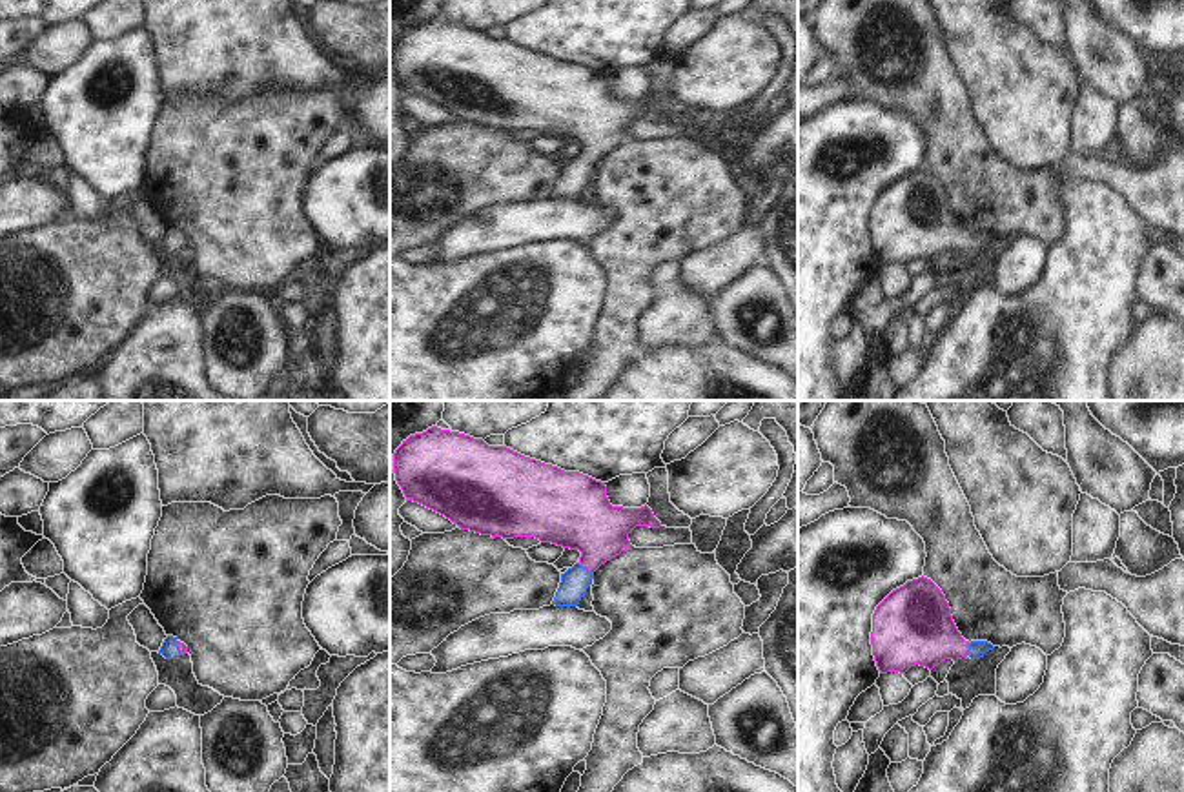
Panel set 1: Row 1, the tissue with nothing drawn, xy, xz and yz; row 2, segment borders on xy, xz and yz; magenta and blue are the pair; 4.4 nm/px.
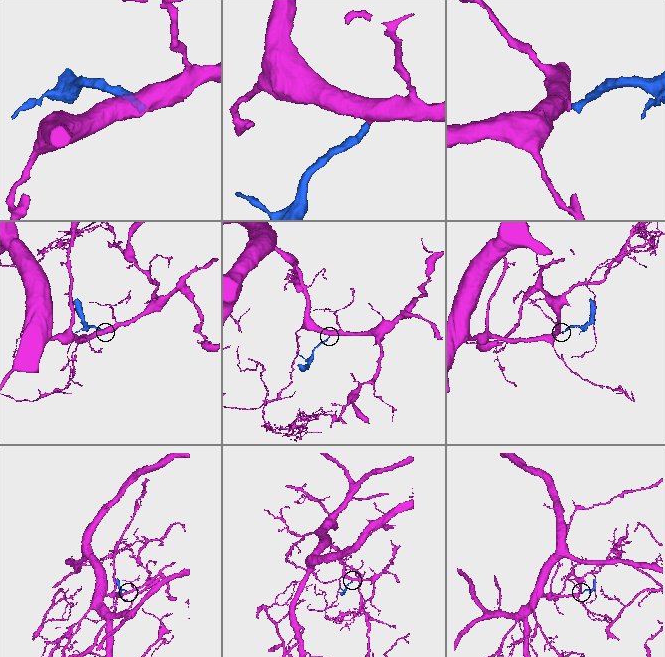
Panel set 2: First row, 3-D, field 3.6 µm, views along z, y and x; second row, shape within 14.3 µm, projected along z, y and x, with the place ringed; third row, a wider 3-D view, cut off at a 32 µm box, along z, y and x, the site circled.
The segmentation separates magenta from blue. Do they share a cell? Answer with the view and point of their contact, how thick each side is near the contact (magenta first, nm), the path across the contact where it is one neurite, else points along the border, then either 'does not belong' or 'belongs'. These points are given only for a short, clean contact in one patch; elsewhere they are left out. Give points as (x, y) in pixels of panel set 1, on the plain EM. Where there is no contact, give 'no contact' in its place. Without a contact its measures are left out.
contact xz (585, 159); calibres 320 and 120 nm; way xz (574, 104), (587, 117), (585, 159), (574, 173); belongs

